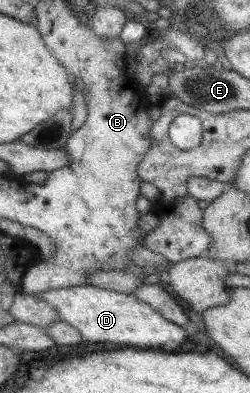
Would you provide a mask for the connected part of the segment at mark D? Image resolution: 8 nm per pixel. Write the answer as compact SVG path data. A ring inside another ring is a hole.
M91 284L69 286L61 289L49 289L43 293L31 293L35 298L47 302L57 311L57 320L73 326L81 334L82 341L101 341L133 347L161 347L167 343L185 341L185 327L175 325L145 302L133 297L133 294L119 293Z

